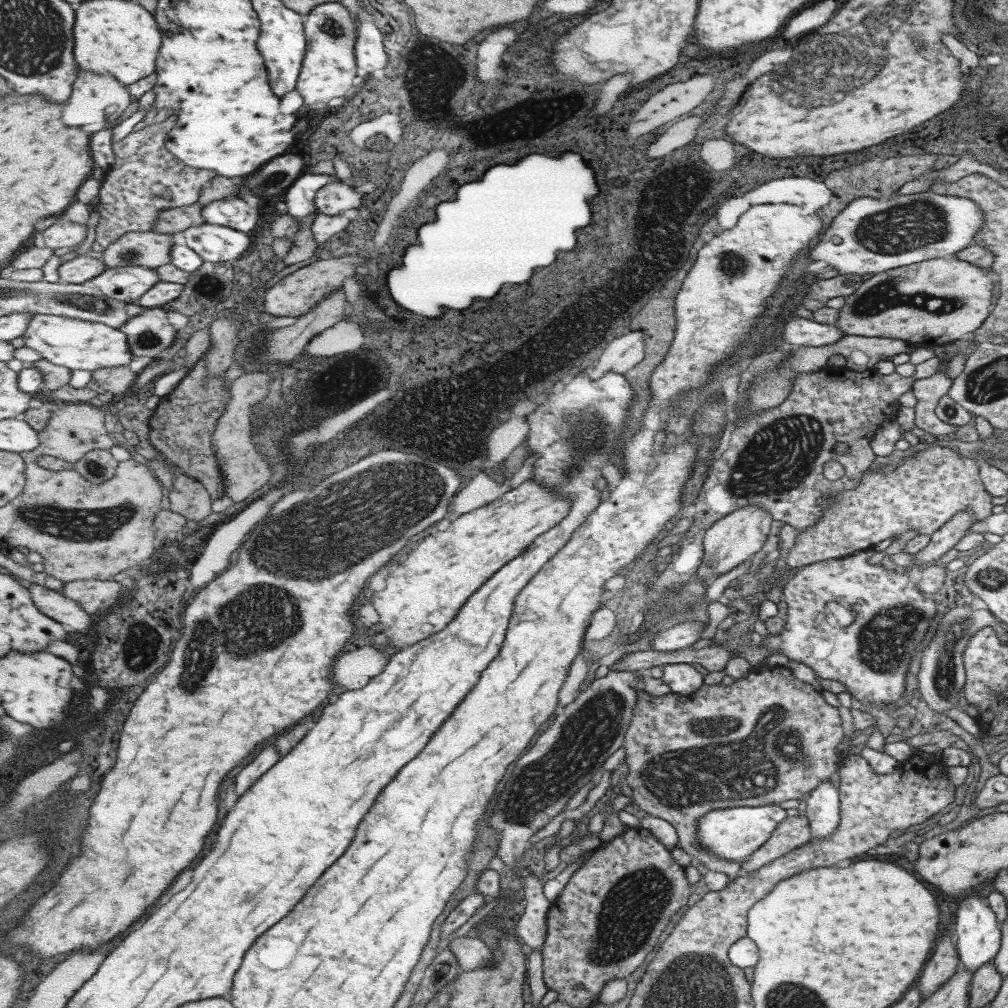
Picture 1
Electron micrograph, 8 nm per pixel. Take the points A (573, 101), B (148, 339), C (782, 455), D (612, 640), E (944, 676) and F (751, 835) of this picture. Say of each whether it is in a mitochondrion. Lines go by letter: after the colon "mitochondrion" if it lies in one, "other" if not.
A: other
B: mitochondrion
C: mitochondrion
D: other
E: mitochondrion
F: mitochondrion

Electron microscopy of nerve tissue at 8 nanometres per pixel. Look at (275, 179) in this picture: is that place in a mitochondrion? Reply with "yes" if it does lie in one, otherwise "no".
yes

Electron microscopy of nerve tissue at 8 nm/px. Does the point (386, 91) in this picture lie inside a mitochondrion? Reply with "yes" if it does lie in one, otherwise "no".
no

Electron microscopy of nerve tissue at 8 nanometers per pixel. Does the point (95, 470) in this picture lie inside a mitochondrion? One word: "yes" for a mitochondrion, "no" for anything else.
yes

